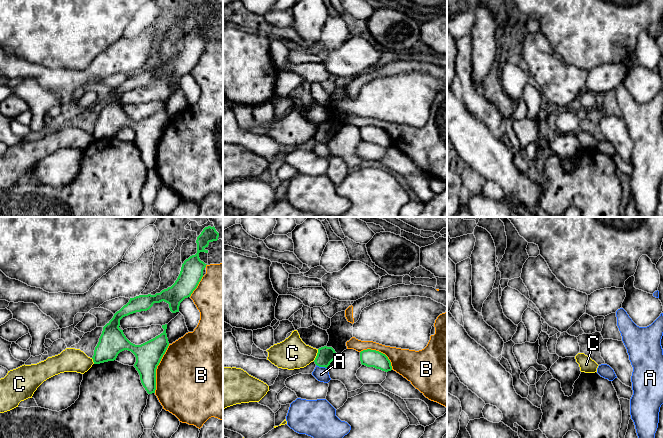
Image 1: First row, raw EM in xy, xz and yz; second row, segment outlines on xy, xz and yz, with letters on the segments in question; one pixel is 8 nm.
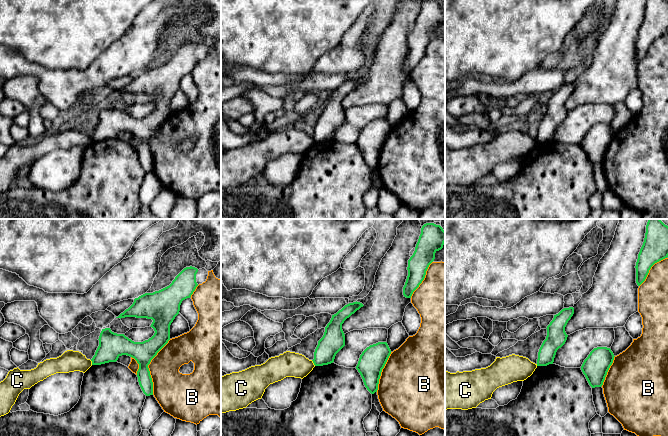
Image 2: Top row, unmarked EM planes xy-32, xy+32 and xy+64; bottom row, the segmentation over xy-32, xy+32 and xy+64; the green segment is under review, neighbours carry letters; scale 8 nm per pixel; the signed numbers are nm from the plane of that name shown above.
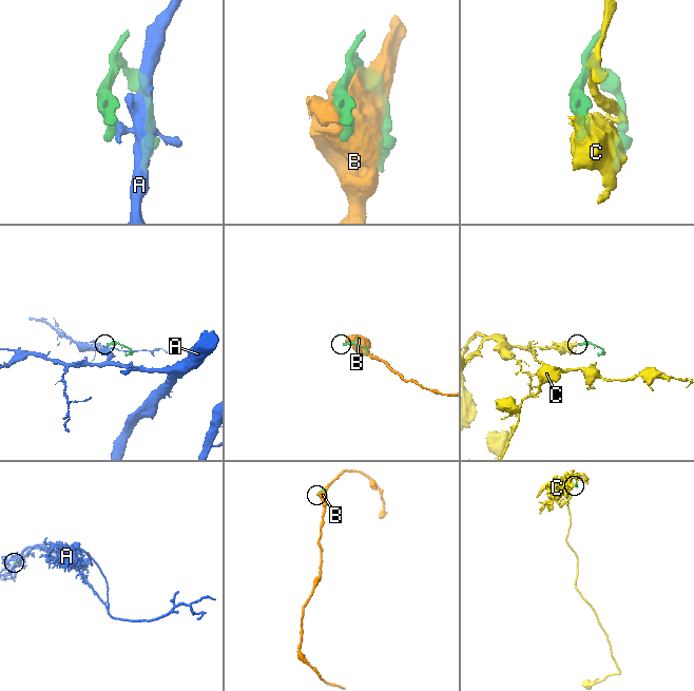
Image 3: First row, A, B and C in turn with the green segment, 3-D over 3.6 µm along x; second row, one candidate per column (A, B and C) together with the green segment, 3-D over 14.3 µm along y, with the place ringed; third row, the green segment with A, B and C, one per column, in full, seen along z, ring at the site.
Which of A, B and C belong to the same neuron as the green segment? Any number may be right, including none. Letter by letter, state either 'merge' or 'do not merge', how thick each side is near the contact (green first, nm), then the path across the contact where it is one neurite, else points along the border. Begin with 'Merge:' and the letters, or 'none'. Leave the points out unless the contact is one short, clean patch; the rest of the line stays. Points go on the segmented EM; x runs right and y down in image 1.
Merge: none
A: do not merge; 140 nm thick on the green side, 110 nm on the other; border along xz (316, 364), (326, 368)
B: do not merge; 220 nm thick on the green side, 480 nm on the other
C: do not merge; 140 nm thick on the green side, 260 nm on the other; border along xz (318, 349), (317, 355), (313, 360)

